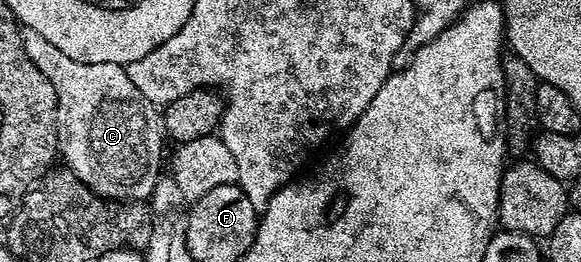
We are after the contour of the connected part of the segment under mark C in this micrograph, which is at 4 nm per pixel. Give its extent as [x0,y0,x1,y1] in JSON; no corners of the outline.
[20,28,163,201]

